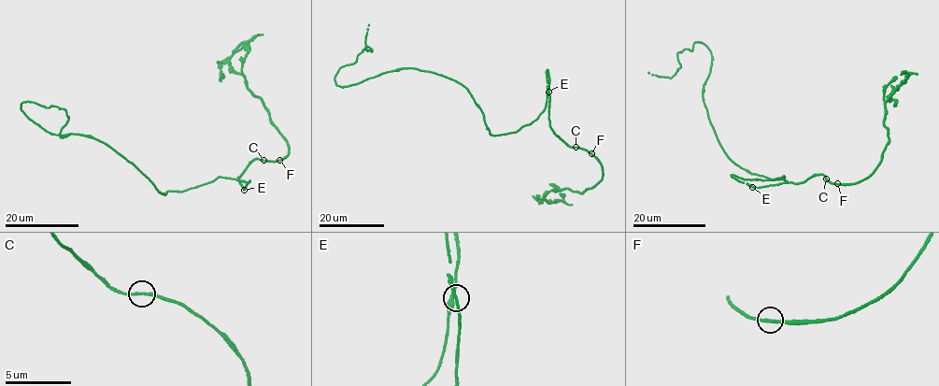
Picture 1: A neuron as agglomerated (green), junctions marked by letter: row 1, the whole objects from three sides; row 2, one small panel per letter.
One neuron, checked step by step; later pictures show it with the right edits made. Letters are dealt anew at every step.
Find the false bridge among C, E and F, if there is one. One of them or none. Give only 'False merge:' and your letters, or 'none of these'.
False merge: none of these

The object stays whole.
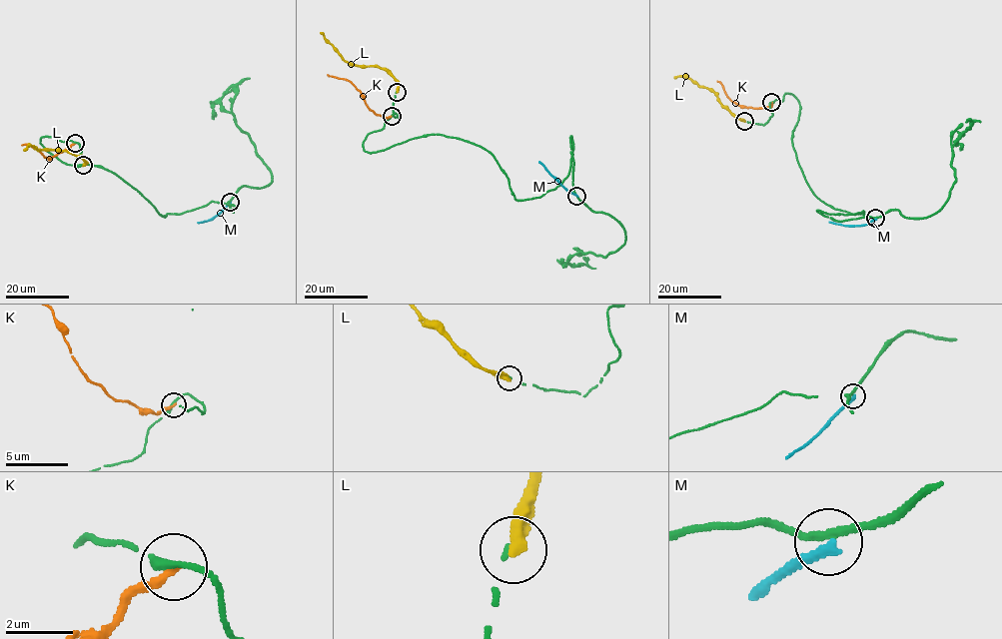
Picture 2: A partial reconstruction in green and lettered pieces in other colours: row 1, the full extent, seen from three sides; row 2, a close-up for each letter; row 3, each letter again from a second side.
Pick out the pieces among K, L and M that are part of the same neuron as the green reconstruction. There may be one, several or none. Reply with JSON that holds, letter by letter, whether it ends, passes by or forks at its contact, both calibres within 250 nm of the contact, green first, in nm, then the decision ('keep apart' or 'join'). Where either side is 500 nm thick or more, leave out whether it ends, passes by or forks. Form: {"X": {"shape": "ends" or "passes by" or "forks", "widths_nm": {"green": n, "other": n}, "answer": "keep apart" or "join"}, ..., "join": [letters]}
{"K": {"shape": "ends", "widths_nm": {"green": 240, "other": 240}, "answer": "keep apart"}, "L": {"shape": "ends", "widths_nm": {"green": 130, "other": 380}, "answer": "keep apart"}, "M": {"shape": "ends", "widths_nm": {"green": 220, "other": 280}, "answer": "keep apart"}, "join": []}

